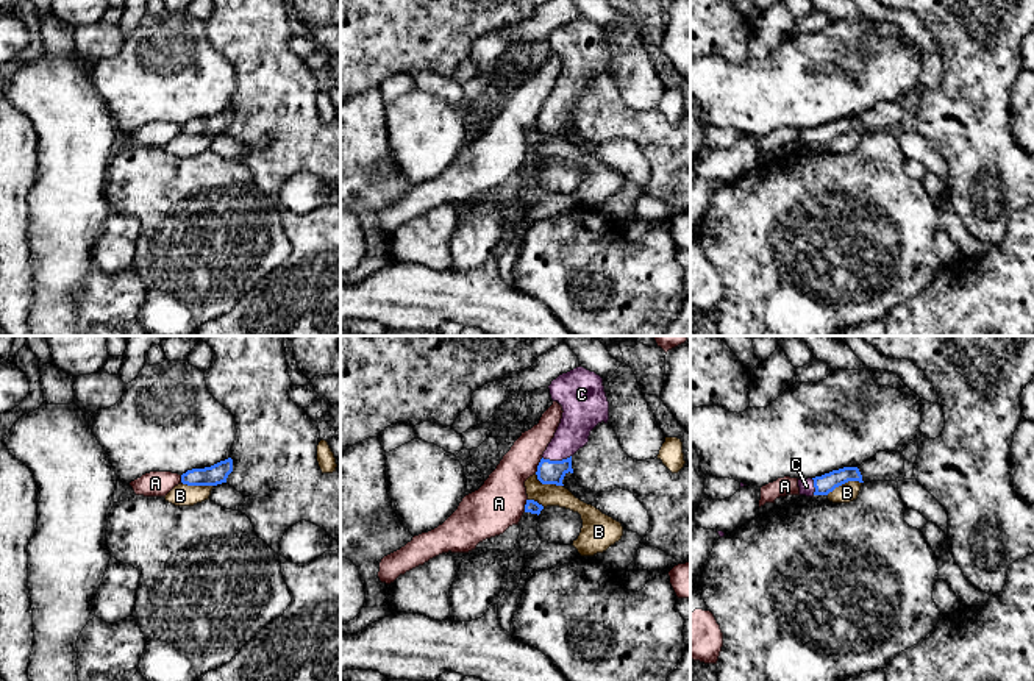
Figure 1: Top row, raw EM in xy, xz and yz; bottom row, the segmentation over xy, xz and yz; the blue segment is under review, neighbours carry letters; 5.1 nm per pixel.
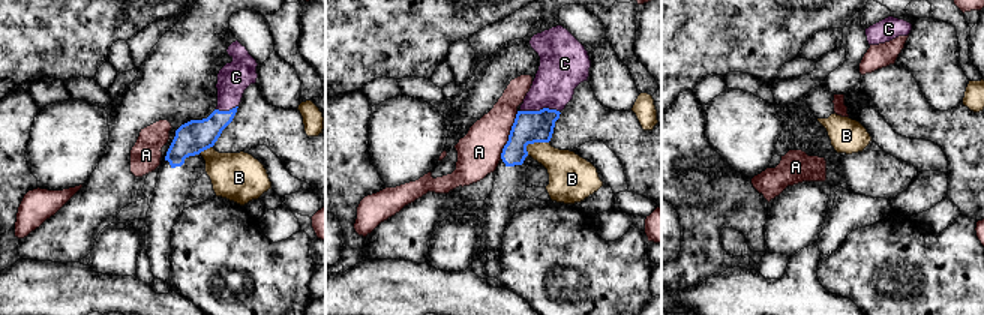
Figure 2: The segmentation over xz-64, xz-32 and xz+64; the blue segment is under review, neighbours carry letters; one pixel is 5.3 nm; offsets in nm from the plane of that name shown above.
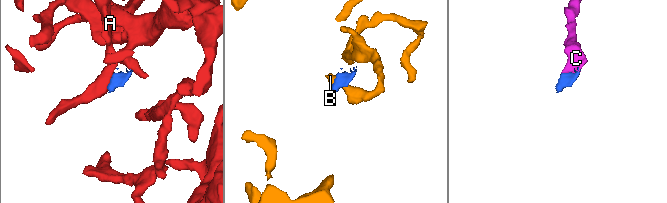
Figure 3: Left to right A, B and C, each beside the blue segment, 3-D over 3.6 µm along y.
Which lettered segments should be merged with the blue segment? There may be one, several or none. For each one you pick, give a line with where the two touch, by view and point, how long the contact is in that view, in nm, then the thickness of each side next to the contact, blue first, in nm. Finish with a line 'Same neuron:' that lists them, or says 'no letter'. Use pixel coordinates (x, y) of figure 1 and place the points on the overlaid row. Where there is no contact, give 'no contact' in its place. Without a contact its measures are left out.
C: contact xz (556, 461); length 150 nm; calibres 130 and 180 nm
Same neuron: C

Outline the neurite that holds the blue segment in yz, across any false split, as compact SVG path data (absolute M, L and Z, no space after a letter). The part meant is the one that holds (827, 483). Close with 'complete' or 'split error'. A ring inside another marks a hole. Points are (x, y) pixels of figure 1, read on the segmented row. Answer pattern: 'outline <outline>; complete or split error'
outline M879 451L858 467L843 467L822 476L798 480L800 495L828 495L848 483L897 481L904 472L904 456L897 451Z; split error

